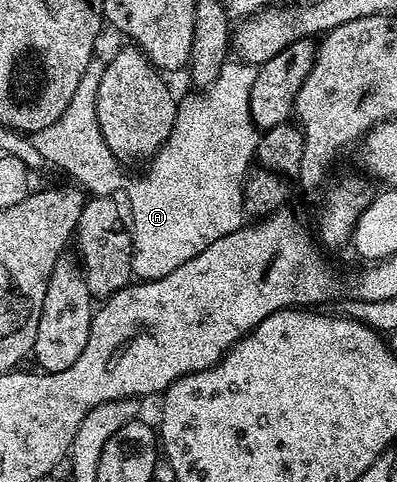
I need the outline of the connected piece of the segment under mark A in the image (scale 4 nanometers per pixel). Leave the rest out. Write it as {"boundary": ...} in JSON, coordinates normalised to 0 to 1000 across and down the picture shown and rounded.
{"boundary":[[[572,127],[554,143],[552,156],[496,197],[486,199],[471,214],[471,247],[461,243],[443,245],[436,268],[426,276],[426,284],[416,293],[416,301],[406,301],[406,309],[393,313],[390,324],[368,340],[365,353],[370,363],[353,367],[343,380],[322,378],[315,390],[315,407],[320,405],[320,421],[330,427],[330,446],[325,438],[325,477],[330,481],[330,558],[338,577],[350,583],[375,579],[403,579],[426,566],[436,566],[436,558],[446,558],[456,550],[466,550],[466,541],[486,541],[486,533],[496,533],[496,525],[506,525],[516,517],[526,517],[526,508],[537,508],[537,500],[557,500],[557,492],[567,492],[577,483],[587,483],[599,471],[615,469],[617,444],[612,436],[612,384],[622,371],[625,355],[632,346],[635,330],[642,324],[642,311],[650,307],[657,274],[645,263],[642,253],[632,247],[627,234],[627,185],[637,185],[637,166],[647,162],[647,139],[637,131],[617,131],[610,127]]]}

